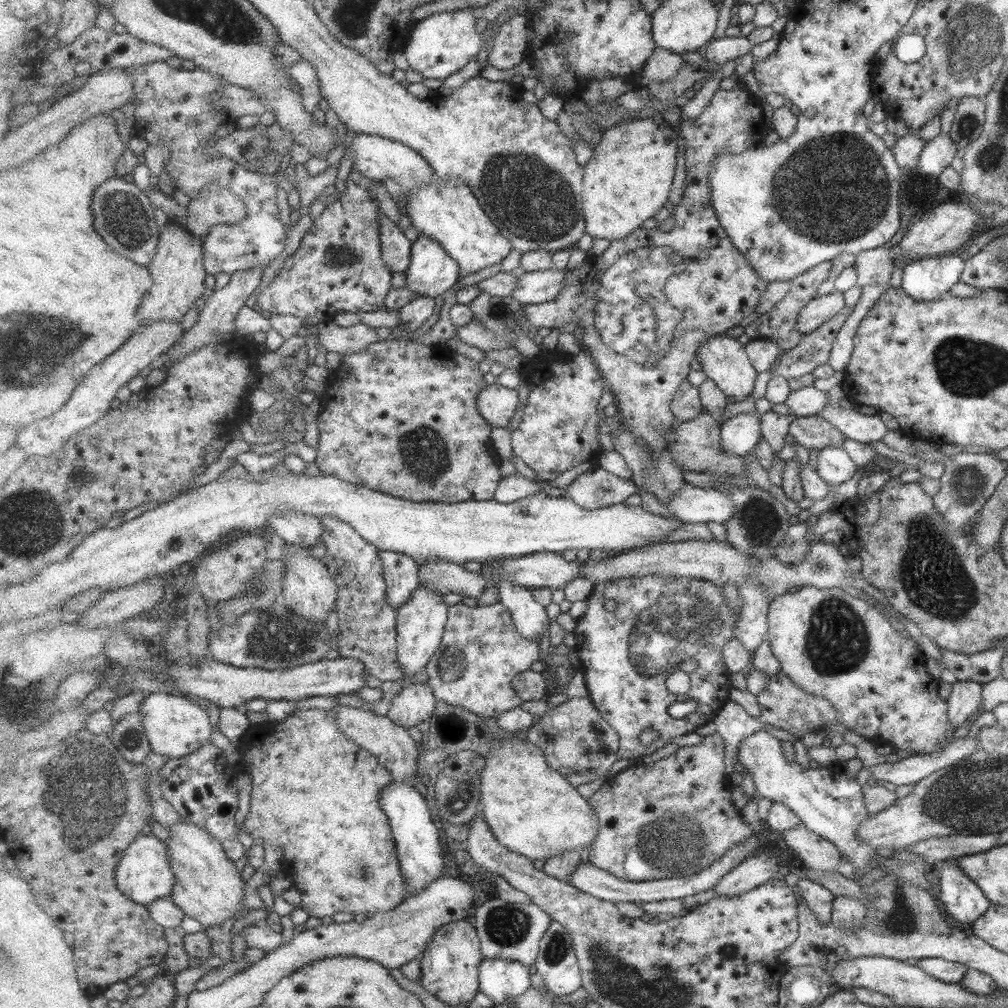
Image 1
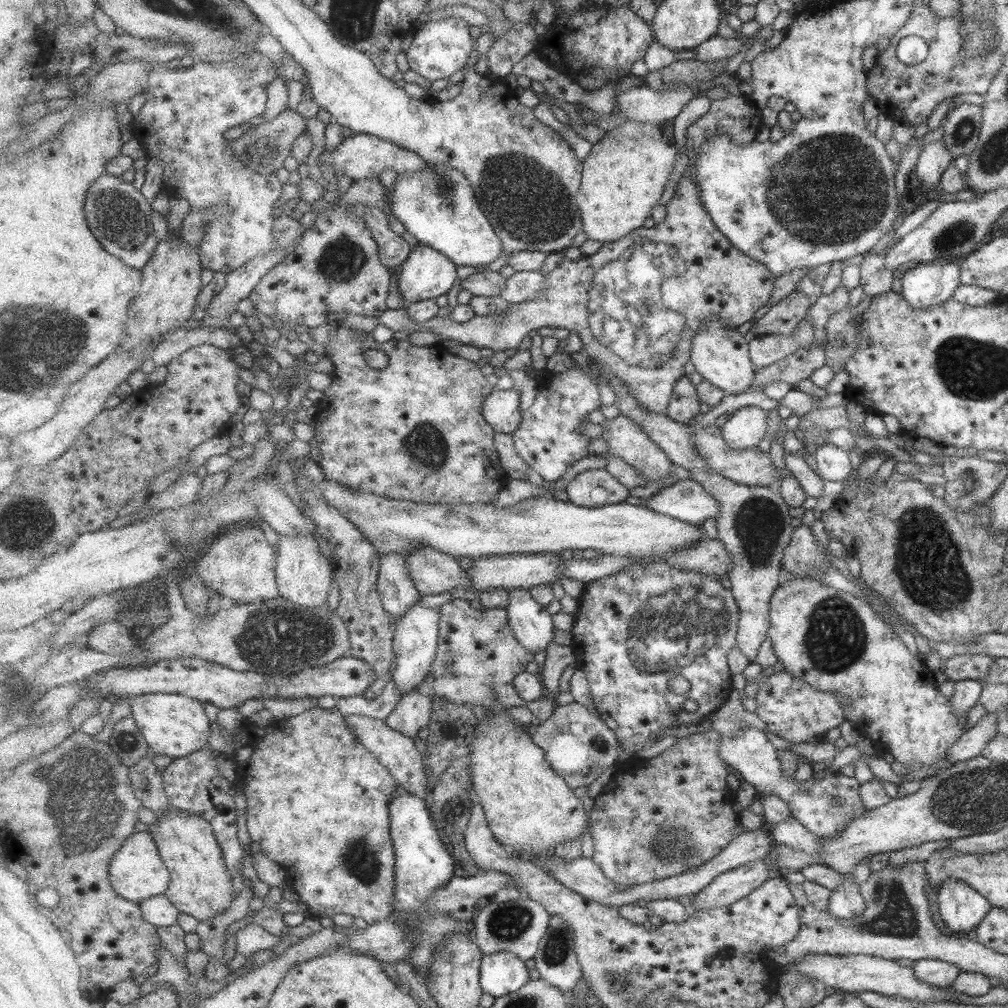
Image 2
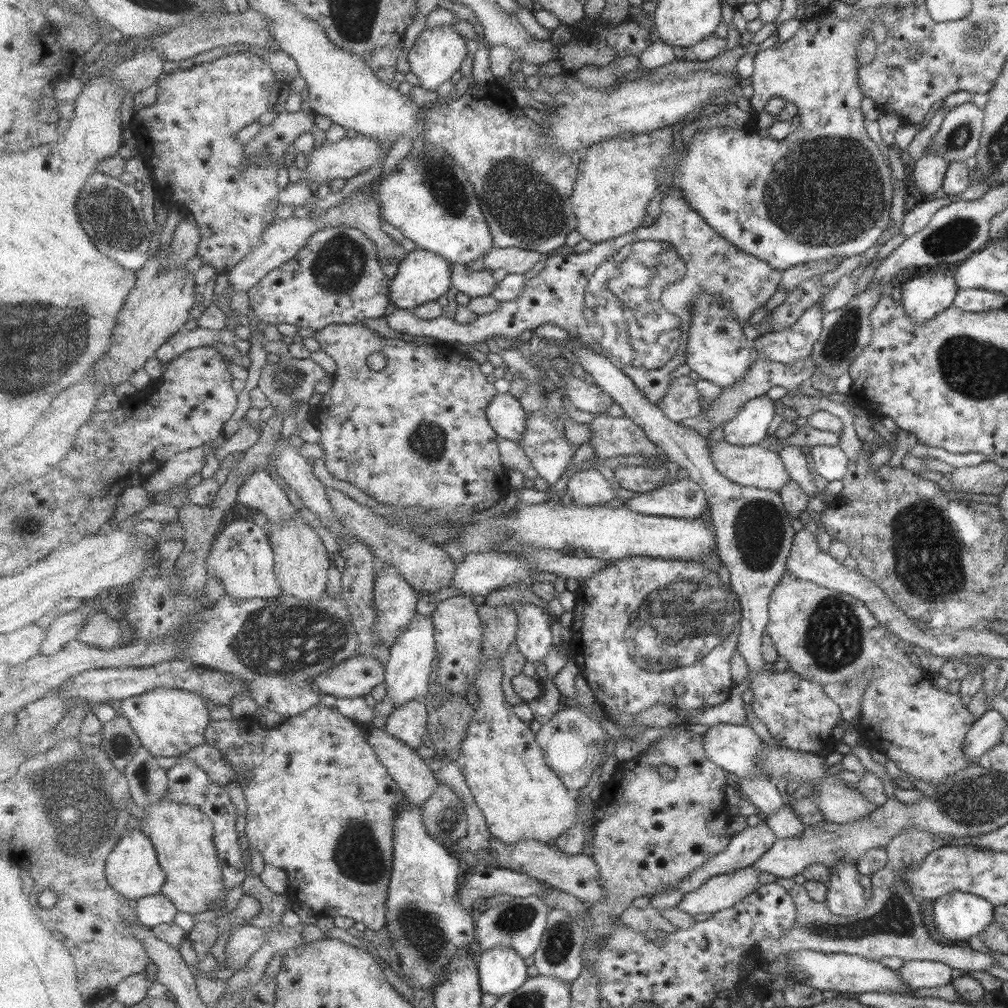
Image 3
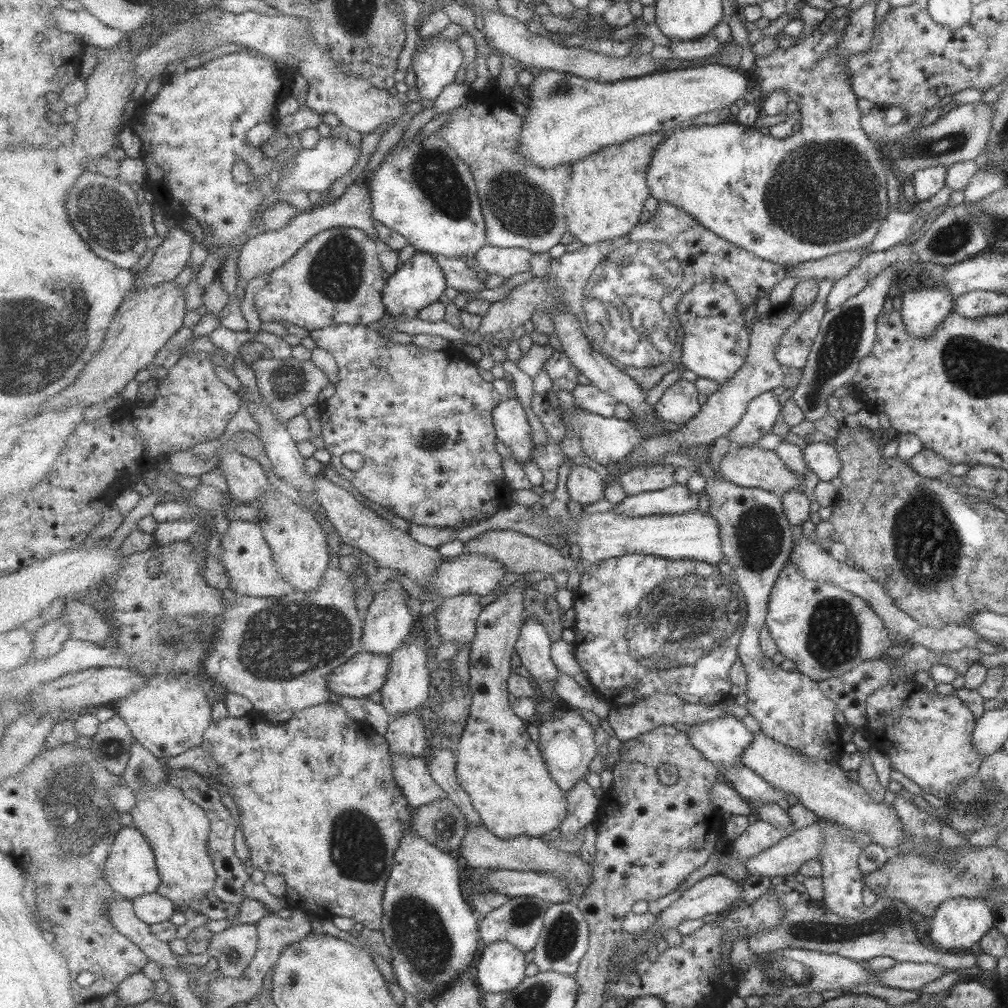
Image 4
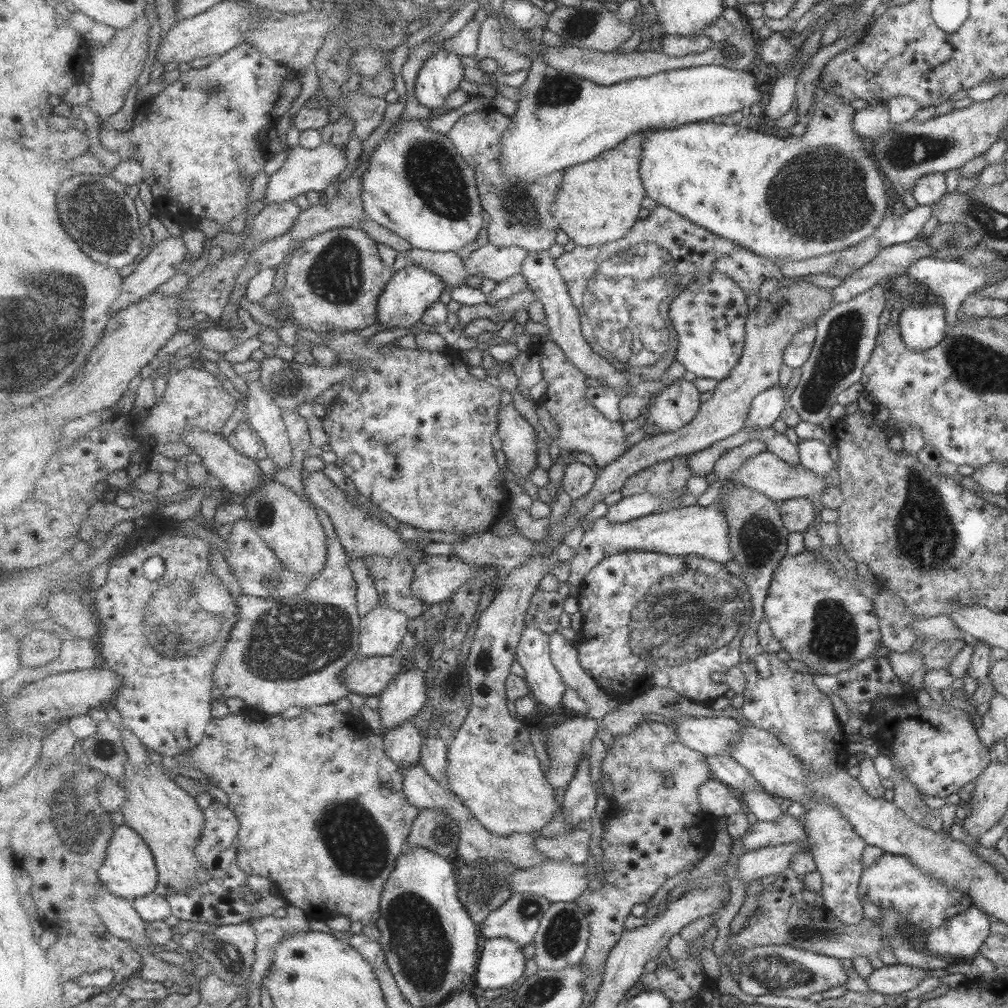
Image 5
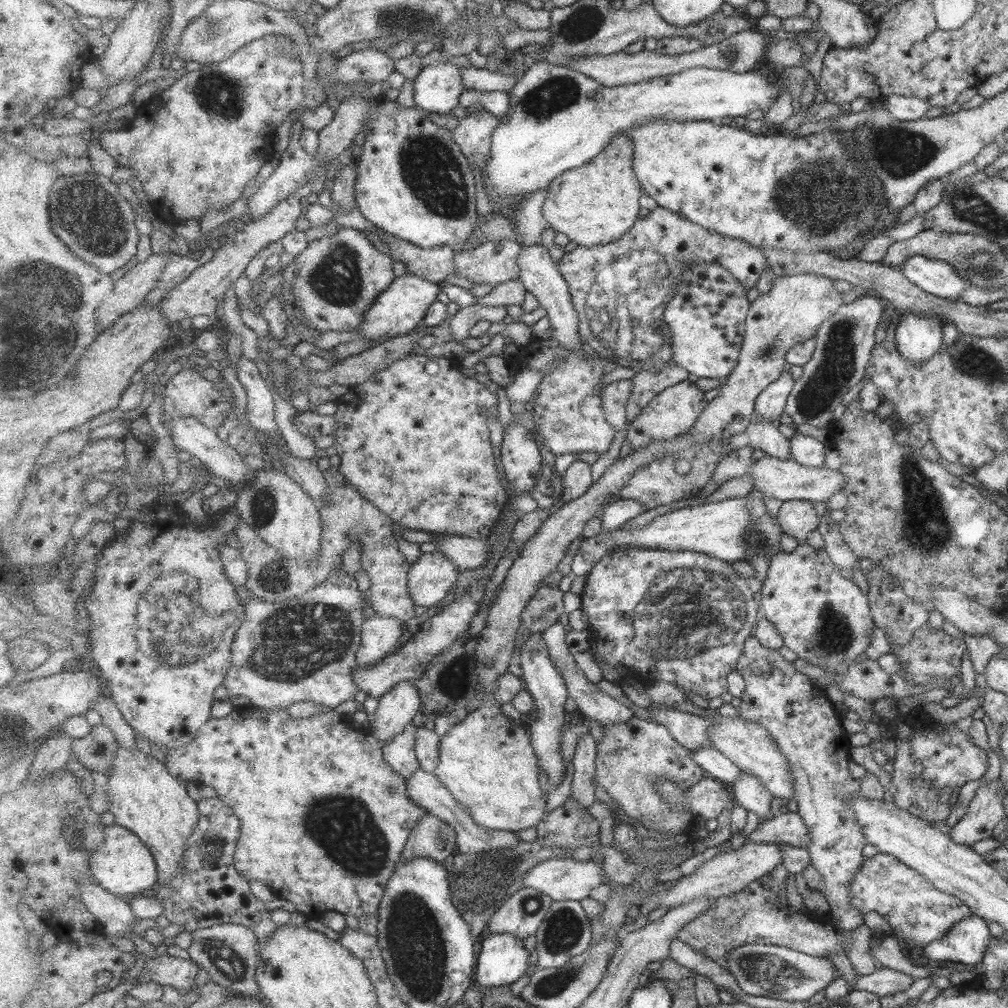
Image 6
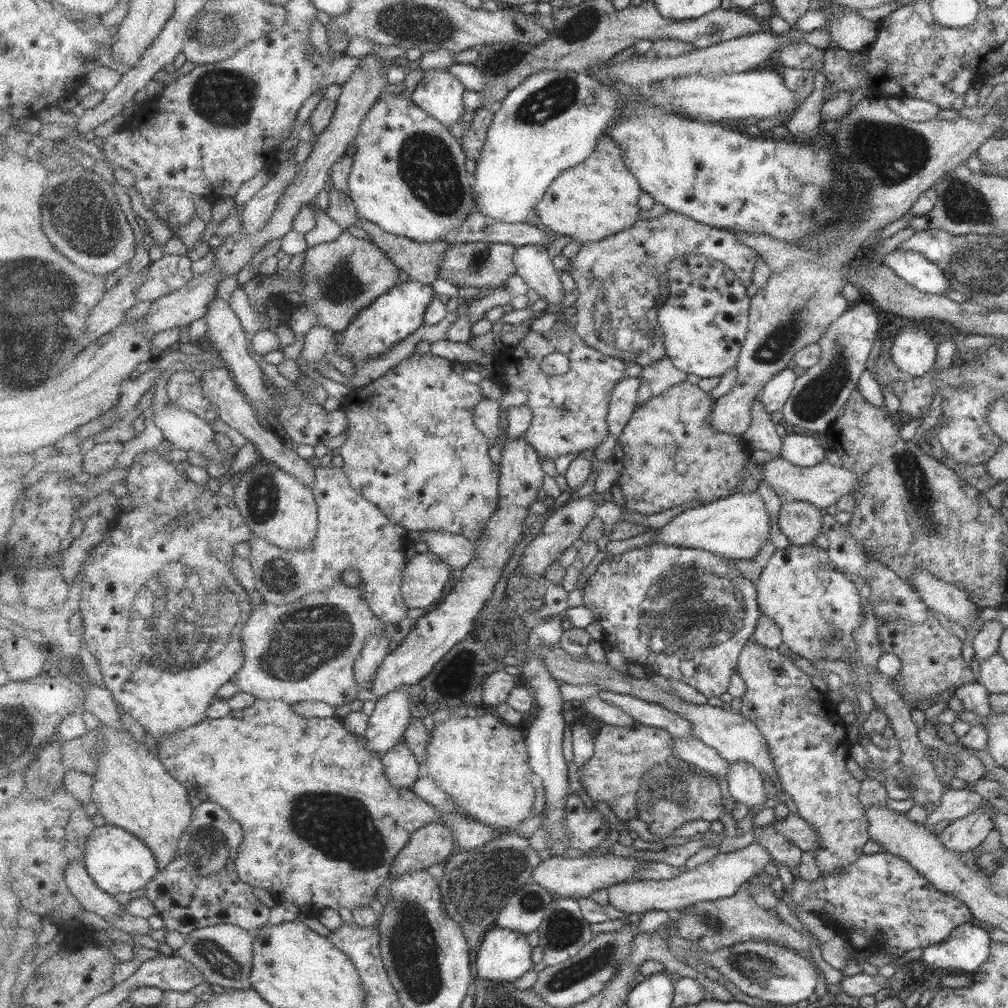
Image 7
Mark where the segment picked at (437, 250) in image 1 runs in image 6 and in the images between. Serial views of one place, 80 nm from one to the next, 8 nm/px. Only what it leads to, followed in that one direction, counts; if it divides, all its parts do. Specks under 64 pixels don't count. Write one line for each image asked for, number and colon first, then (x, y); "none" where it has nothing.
2: (427, 274)
3: (422, 277)
4: (418, 283)
5: (413, 290)
6: (402, 308)

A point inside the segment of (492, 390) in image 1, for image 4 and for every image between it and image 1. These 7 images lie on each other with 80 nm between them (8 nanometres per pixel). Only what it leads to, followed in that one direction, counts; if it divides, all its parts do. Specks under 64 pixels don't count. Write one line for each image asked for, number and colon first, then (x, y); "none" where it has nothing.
2: (501, 408)
3: (510, 420)
4: (512, 426)

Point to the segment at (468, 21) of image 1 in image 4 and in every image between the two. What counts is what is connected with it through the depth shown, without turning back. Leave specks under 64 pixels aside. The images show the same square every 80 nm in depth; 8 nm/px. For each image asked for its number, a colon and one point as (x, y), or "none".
2: (440, 49)
3: (439, 53)
4: (437, 62)

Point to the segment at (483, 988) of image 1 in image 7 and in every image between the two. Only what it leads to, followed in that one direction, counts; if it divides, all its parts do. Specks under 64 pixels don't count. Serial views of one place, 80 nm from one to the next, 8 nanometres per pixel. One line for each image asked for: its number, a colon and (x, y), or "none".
2: (501, 974)
3: (502, 970)
4: (501, 968)
5: (502, 963)
6: (503, 960)
7: (505, 954)

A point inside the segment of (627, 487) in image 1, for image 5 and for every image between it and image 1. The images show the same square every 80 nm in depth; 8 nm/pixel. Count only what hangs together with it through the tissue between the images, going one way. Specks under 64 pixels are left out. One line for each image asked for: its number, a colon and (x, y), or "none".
2: (595, 488)
3: (586, 487)
4: (584, 485)
5: (578, 480)

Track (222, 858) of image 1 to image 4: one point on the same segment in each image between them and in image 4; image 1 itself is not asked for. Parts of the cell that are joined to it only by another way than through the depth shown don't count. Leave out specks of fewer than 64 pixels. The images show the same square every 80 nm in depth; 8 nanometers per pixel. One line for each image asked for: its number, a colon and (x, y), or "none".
2: (201, 886)
3: (183, 835)
4: (178, 830)

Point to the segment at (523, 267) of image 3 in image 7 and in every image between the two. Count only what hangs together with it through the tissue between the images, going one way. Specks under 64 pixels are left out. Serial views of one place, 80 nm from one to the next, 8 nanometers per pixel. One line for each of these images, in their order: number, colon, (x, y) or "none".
4: (507, 262)
5: (496, 263)
6: (496, 262)
7: (479, 265)

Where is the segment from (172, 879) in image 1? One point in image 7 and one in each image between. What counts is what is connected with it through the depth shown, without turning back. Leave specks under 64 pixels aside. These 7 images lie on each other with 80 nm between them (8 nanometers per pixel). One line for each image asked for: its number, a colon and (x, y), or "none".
2: (137, 872)
3: (133, 868)
4: (132, 870)
5: (130, 870)
6: (124, 865)
7: (119, 862)

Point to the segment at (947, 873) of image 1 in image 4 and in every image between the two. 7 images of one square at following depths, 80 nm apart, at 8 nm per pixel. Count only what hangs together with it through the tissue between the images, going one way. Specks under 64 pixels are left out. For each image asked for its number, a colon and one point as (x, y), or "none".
2: (961, 909)
3: (957, 916)
4: (958, 923)

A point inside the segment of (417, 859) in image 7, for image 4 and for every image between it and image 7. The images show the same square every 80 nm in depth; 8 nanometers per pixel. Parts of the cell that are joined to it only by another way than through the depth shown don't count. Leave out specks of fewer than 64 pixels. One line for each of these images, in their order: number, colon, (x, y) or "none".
4: (442, 823)
5: (433, 830)
6: (432, 838)

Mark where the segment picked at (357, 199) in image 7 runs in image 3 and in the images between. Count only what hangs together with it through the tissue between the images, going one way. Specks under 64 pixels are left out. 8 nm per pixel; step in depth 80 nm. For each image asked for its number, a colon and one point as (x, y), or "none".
3: (431, 200)
4: (424, 190)
5: (418, 185)
6: (414, 182)

